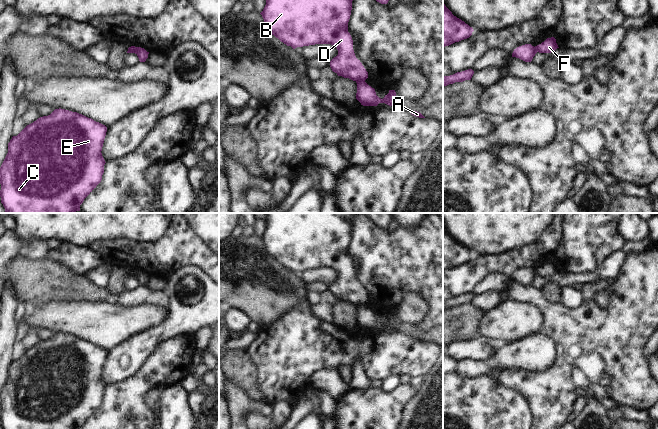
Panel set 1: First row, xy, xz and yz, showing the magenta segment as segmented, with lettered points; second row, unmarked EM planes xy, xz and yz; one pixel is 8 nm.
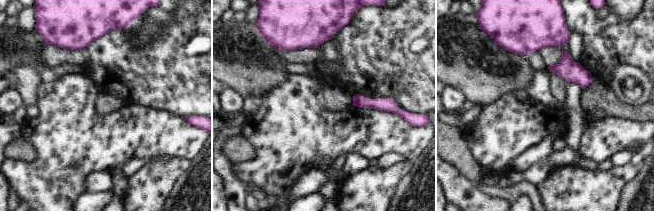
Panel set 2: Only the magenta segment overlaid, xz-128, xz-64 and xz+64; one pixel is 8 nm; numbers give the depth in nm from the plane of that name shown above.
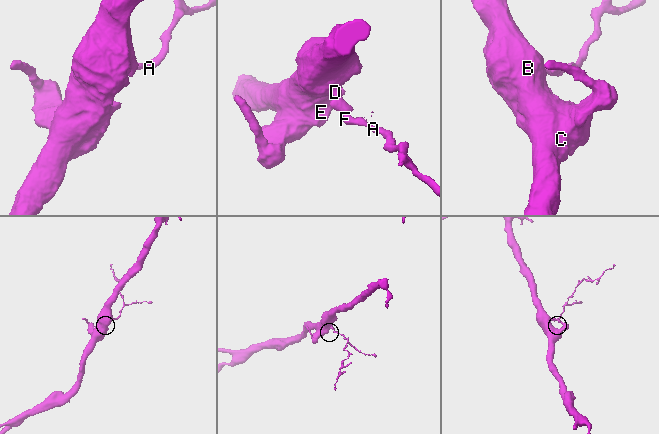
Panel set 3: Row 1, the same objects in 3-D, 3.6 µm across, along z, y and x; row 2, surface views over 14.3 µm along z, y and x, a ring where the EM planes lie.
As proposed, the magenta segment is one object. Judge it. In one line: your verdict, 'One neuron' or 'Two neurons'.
Two neurons.

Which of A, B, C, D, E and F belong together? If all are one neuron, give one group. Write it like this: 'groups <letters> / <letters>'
groups A F / B C D E

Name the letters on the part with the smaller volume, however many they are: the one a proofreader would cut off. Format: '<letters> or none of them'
A, F.

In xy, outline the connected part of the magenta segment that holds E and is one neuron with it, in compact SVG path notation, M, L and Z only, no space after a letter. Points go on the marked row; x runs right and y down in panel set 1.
M55 109L50 115L27 125L8 143L8 153L0 167L0 197L5 213L74 213L101 182L105 160L102 147L107 127L77 112Z

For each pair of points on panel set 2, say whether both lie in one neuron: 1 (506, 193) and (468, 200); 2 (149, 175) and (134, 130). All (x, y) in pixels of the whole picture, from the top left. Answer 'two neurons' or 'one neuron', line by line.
1: two neurons
2: two neurons

